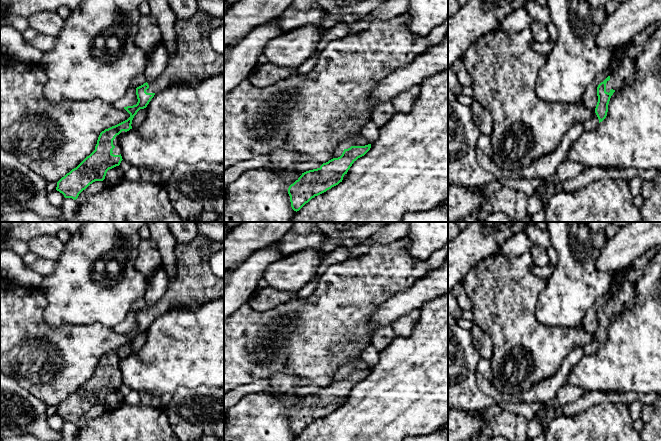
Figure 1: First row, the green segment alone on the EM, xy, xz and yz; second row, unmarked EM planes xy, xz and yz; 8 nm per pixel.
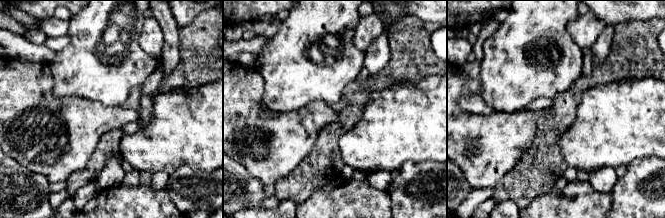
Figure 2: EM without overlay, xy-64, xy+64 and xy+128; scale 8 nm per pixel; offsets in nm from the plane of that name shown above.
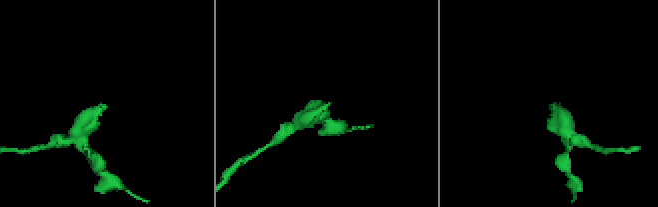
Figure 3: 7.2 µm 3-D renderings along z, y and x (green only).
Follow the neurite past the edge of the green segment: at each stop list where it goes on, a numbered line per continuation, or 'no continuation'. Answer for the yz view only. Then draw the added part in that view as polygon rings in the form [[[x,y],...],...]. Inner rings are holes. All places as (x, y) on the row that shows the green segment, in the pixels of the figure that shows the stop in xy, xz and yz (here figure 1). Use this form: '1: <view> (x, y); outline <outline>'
1: yz (624, 74); outline [[[630,57],[622,58],[619,66],[610,74],[610,80],[606,83],[606,92],[611,89],[618,90],[630,85],[635,79],[635,60]]]

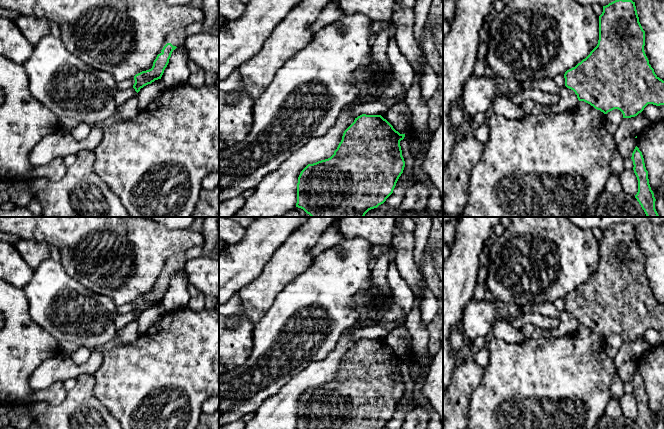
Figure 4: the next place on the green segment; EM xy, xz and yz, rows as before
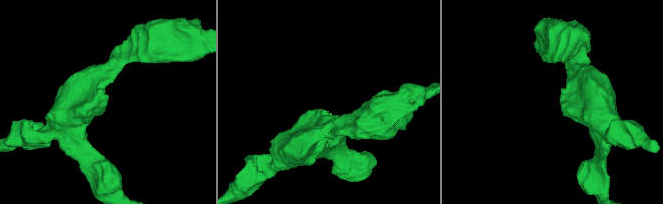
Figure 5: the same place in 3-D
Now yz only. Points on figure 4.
no continuation

